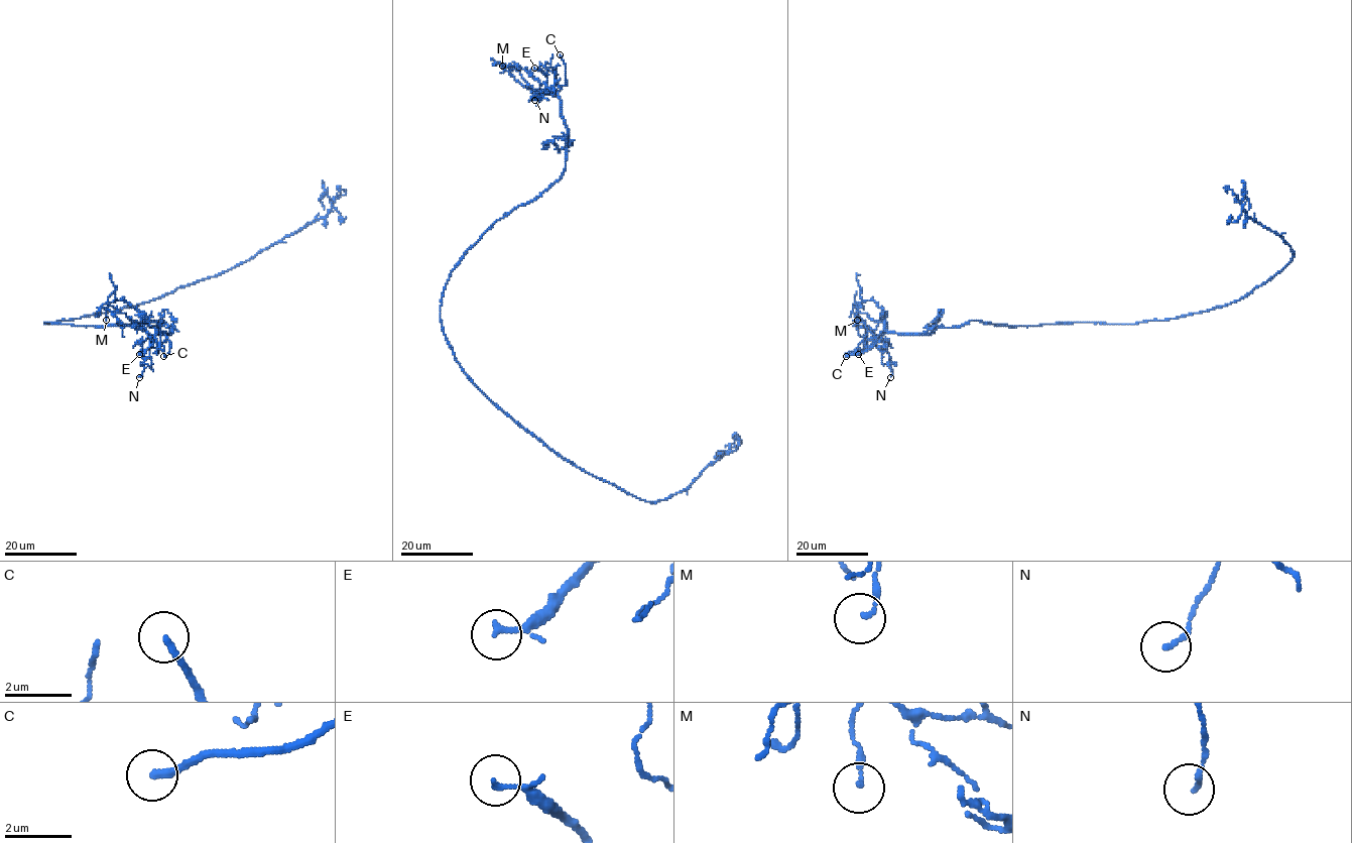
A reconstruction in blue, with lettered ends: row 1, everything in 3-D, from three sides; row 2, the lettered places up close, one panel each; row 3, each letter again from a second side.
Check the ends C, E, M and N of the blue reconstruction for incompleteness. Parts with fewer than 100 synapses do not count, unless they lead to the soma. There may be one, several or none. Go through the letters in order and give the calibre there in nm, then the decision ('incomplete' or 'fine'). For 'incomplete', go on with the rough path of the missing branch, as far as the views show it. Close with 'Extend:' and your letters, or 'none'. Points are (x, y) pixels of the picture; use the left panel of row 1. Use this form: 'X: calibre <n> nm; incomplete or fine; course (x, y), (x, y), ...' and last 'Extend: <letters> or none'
C: calibre 200 nm; incomplete; course (163, 356), (173, 351), (183, 336), (186, 321), (195, 300), (199, 268), (193, 263), (172, 280)
E: calibre 160 nm; fine
M: calibre 130 nm; fine
N: calibre 130 nm; fine
Extend: C

